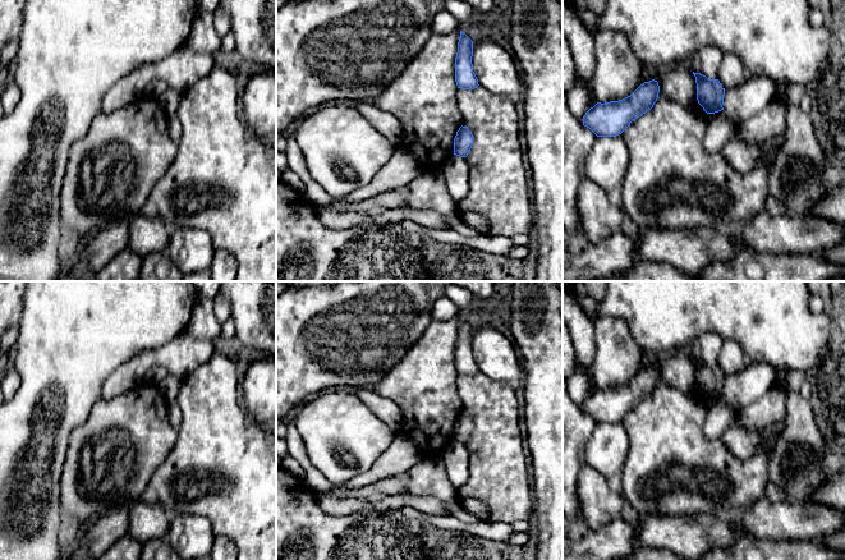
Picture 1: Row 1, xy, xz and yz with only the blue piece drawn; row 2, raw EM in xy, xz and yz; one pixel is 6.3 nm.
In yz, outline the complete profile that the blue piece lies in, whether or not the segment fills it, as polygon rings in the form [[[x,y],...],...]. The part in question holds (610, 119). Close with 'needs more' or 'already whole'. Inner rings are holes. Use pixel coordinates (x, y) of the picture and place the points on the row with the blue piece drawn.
[[[652,79],[640,84],[630,96],[610,102],[597,102],[583,116],[583,125],[597,137],[616,137],[633,120],[651,110],[658,98],[658,82]]]; already whole

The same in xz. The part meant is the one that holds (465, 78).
[[[460,31],[458,52],[455,58],[455,82],[458,88],[474,89],[479,86],[473,72],[472,56],[473,41]]]; already whole

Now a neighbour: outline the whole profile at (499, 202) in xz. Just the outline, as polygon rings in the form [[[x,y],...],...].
[[[481,86],[474,89],[458,88],[456,98],[463,116],[461,125],[473,134],[473,146],[465,157],[469,169],[469,193],[456,202],[456,217],[482,235],[533,235],[534,211],[527,183],[515,104]]]

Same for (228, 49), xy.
[[[231,32],[221,38],[221,58],[234,58],[236,52],[235,37]]]

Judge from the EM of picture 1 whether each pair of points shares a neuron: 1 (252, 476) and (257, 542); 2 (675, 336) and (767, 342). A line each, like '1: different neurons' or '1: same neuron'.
1: same neuron
2: same neuron

